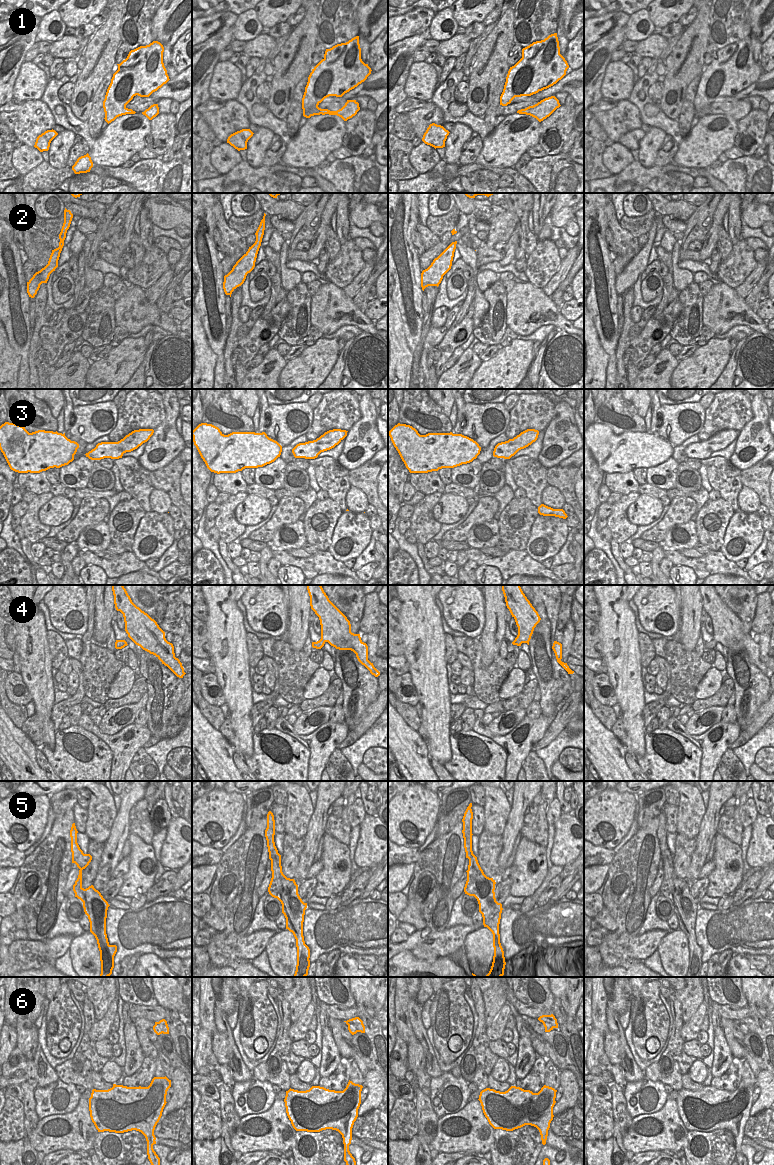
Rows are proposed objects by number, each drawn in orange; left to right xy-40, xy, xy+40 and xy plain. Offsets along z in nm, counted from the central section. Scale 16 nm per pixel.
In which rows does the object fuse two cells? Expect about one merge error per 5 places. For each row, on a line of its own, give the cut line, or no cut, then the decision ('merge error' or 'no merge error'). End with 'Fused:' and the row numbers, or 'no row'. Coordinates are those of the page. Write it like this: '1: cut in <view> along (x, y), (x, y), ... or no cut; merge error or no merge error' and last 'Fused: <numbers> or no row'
1: no cut; no merge error
2: no cut; no merge error
3: no cut; no merge error
4: no cut; no merge error
5: cut in xy along (280, 856), (270, 859); merge error
6: cut in xy along (347, 1023), (352, 1023), (358, 1031); merge error
Fused: 5, 6

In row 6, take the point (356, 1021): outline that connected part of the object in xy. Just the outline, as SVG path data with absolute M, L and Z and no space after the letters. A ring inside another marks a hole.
M355 1017L352 1019L349 1019L347 1021L344 1021L346 1024L352 1023L356 1026L358 1032L365 1033L365 1026L363 1024L363 1021L359 1017Z

